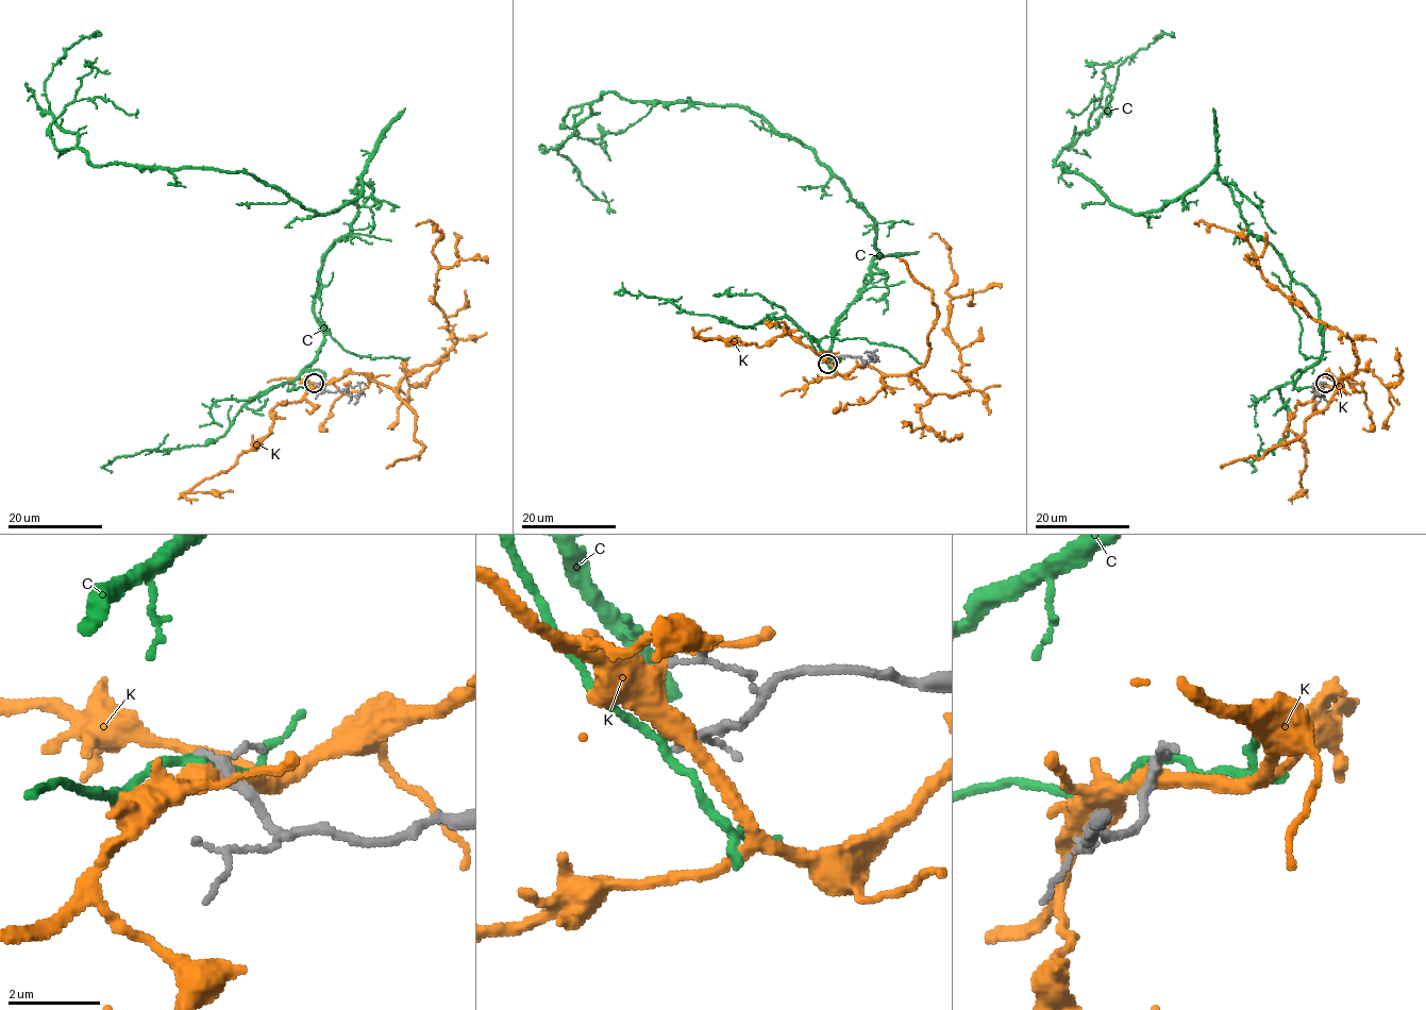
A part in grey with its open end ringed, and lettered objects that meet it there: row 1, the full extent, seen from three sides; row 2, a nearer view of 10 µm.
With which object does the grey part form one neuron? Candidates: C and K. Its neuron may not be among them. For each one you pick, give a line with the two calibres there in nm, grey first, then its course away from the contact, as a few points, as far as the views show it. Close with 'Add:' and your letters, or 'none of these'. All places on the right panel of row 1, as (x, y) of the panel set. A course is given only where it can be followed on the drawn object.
Add: none of these

